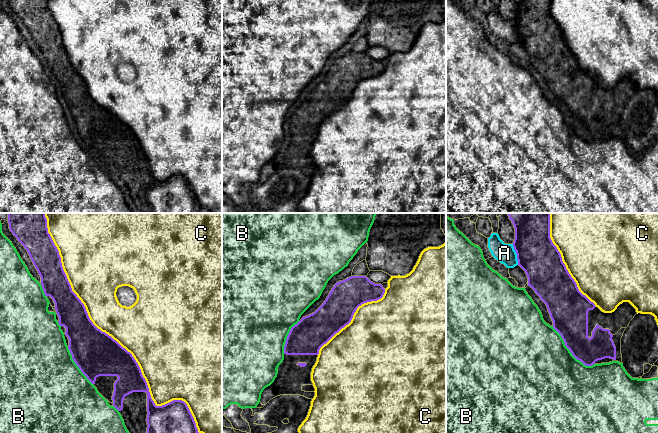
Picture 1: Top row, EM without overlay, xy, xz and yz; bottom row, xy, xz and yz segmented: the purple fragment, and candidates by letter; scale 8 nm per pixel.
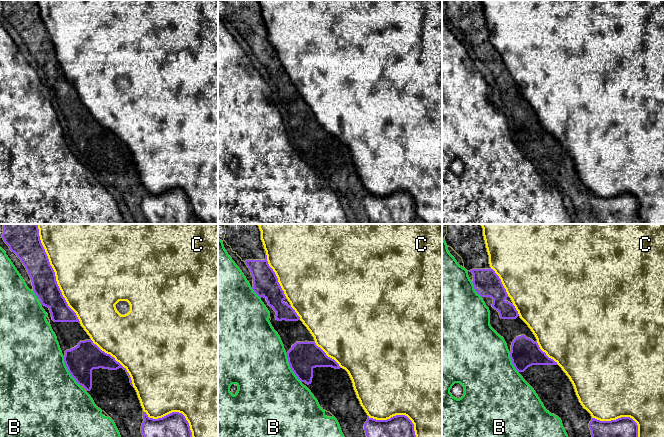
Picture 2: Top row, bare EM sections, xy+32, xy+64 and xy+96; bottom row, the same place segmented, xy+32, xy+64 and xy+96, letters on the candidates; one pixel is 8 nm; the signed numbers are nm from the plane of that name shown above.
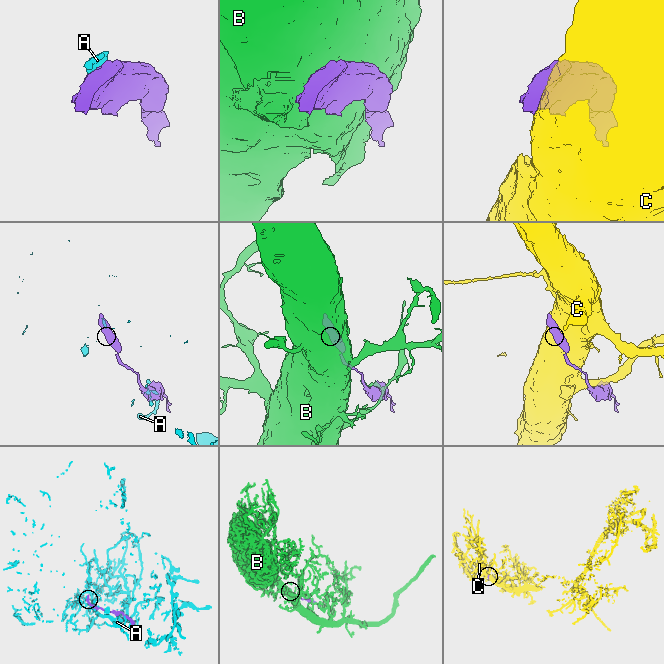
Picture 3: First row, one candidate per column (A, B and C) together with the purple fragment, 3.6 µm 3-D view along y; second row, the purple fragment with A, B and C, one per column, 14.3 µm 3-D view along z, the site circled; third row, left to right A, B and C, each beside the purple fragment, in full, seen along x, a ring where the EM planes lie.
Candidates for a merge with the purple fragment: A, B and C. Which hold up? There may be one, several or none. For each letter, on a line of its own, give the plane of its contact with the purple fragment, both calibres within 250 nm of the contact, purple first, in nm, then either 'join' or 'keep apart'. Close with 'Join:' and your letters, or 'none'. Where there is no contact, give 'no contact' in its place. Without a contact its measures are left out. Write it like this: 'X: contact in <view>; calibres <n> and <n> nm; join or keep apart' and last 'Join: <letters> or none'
A: contact in yz; calibres 320 and 160 nm; keep apart
B: contact in yz; calibres 280 and 500 nm; keep apart
C: contact in xy; calibres 360 and 400 nm; keep apart
Join: none

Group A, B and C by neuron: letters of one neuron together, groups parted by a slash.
A / B / C

